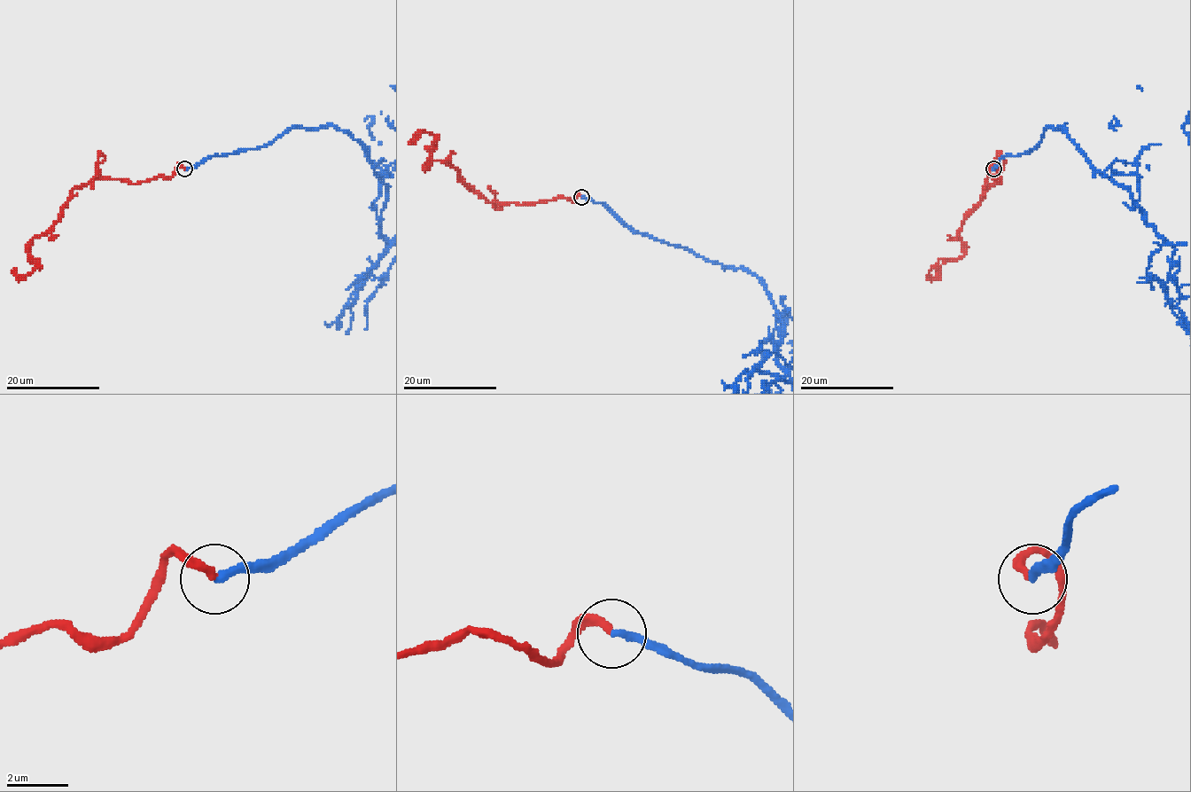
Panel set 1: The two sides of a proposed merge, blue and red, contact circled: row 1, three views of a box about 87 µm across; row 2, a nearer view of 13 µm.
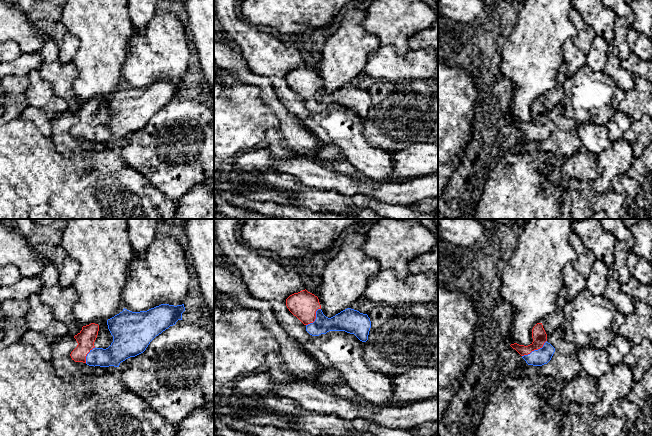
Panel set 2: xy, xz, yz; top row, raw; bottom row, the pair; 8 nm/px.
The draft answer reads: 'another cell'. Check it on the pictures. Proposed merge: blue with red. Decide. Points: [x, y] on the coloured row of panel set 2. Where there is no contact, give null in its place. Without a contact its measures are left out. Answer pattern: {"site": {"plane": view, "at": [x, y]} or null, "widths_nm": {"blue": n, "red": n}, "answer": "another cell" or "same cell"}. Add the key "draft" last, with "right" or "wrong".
{"site": {"plane": "yz", "at": [535, 350]}, "widths_nm": {"blue": 130, "red": 120}, "answer": "same cell", "draft": "wrong"}

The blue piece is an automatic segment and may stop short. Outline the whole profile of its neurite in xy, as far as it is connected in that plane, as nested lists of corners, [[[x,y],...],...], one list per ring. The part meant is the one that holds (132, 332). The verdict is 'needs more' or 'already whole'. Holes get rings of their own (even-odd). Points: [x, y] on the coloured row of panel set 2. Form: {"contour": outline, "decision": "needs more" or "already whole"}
{"contour": [[[161,304],[140,312],[124,308],[107,320],[108,329],[113,336],[113,342],[108,348],[94,346],[99,325],[91,323],[83,326],[74,336],[78,345],[70,356],[75,362],[83,362],[89,366],[119,367],[126,359],[143,353],[156,336],[182,320],[184,311],[184,304]]], "decision": "needs more"}

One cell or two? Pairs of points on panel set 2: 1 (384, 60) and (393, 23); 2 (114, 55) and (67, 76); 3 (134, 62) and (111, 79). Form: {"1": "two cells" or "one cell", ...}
{"1": "two cells", "2": "two cells", "3": "two cells"}

